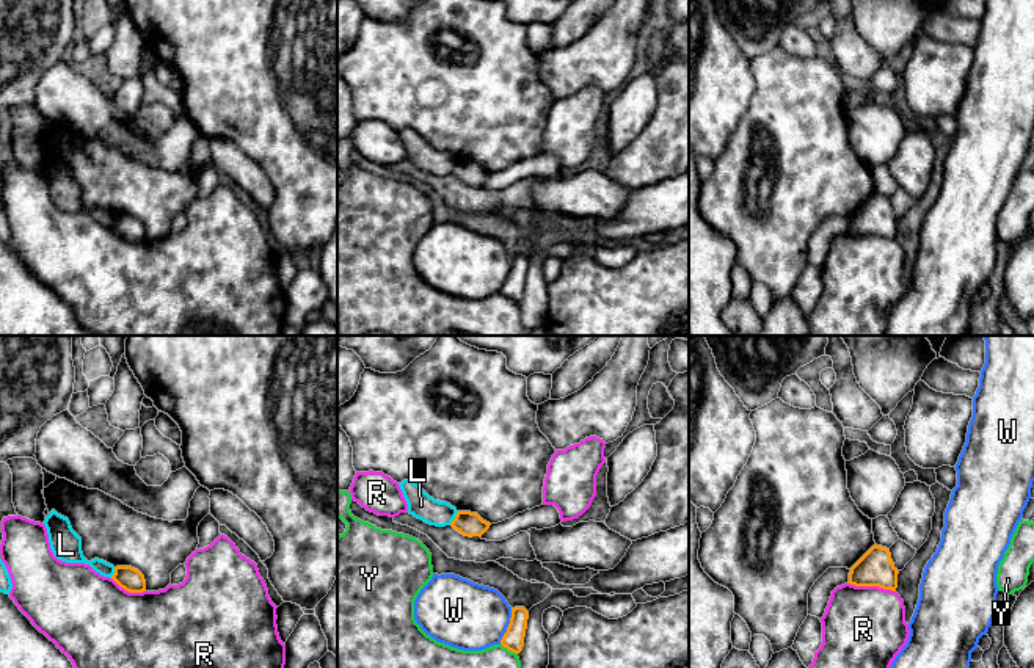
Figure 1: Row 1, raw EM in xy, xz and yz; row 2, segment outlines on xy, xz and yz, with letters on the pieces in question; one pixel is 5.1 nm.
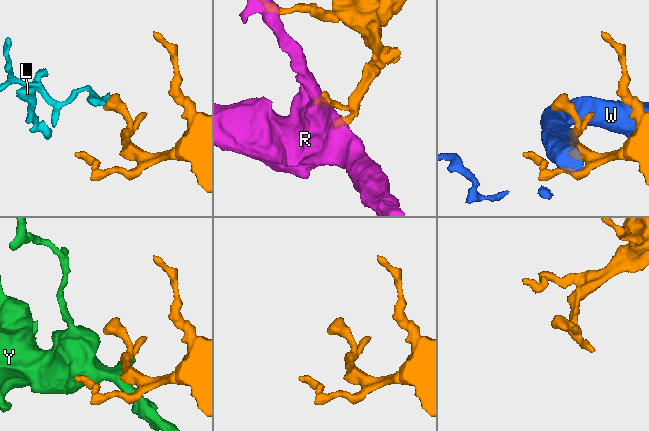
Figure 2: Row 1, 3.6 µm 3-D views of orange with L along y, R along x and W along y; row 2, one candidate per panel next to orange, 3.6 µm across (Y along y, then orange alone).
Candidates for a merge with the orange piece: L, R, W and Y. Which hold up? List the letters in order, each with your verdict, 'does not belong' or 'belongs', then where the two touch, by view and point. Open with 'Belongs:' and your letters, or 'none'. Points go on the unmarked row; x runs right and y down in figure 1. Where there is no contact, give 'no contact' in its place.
Belongs: none
L: does not belong | xz (455, 166)
R: does not belong | yz (871, 234)
W: does not belong | xz (509, 275)
Y: does not belong | xz (509, 298)

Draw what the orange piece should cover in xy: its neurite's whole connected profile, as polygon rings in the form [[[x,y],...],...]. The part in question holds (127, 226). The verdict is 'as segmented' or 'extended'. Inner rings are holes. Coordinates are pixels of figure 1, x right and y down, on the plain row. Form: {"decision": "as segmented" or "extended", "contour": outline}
{"decision": "as segmented", "contour": [[[116,215],[111,227],[129,241],[146,240],[144,224],[132,215]]]}

